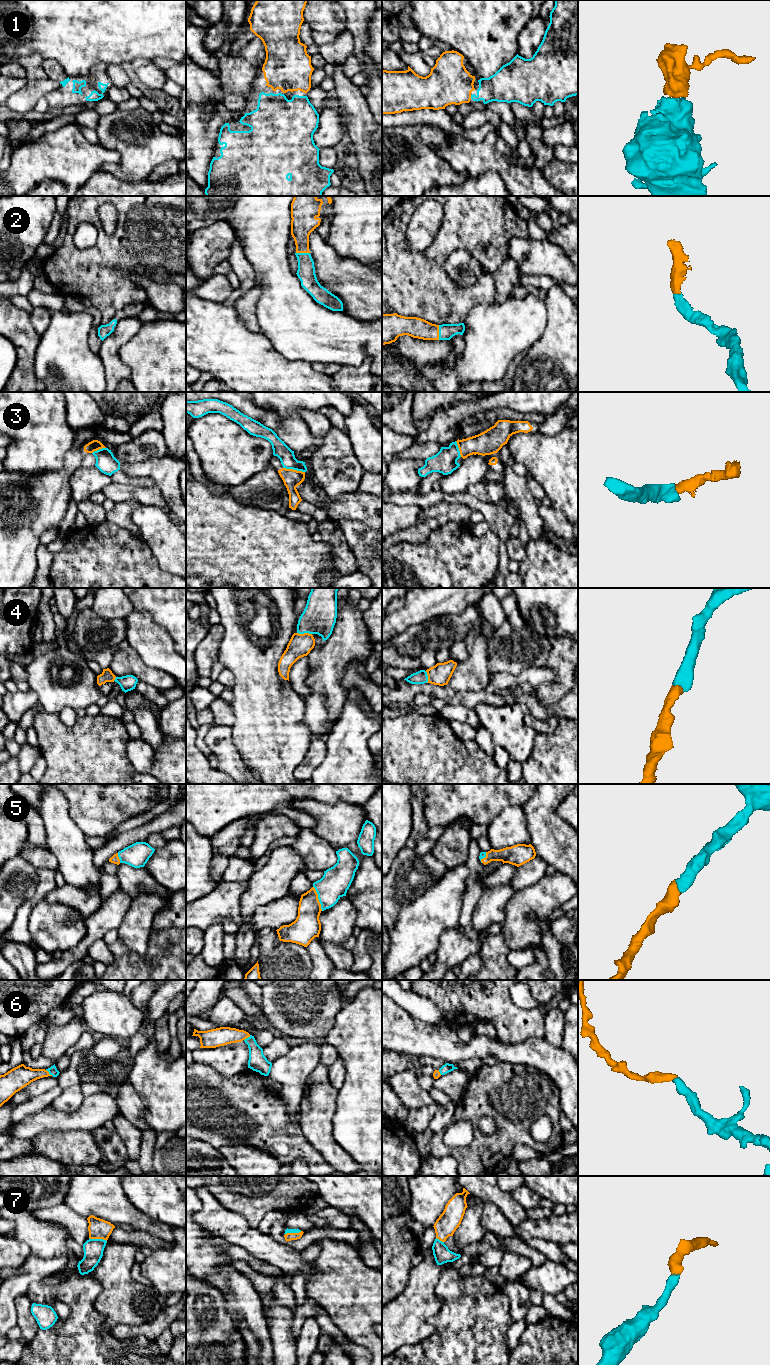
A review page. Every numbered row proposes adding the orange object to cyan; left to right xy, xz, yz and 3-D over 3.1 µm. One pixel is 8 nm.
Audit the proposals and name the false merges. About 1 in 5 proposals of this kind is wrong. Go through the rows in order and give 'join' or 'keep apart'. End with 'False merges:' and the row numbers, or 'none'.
1: join
2: join
3: keep apart
4: join
5: join
6: join
7: join
False merges: 3

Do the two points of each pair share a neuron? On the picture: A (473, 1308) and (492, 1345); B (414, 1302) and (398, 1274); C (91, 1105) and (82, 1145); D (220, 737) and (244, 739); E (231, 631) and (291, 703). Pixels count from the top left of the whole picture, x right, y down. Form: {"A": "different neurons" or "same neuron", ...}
{"A": "same neuron", "B": "different neurons", "C": "different neurons", "D": "different neurons", "E": "same neuron"}

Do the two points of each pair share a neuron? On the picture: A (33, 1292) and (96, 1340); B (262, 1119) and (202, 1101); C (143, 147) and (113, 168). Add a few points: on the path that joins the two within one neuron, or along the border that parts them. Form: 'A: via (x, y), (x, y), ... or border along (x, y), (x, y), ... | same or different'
A: via (52, 1292), (63, 1292), (83, 1312), (84, 1321) | same
B: via (247, 1112), (242, 1109), (217, 1109) | same
C: via (136, 154), (120, 168) | same

